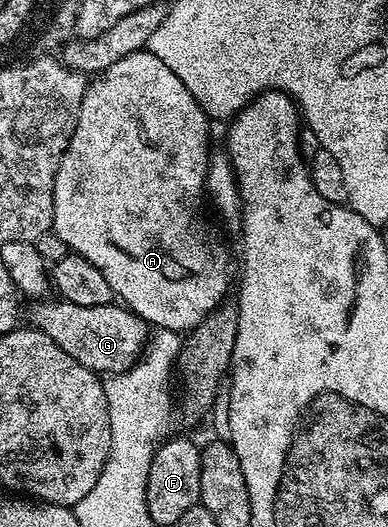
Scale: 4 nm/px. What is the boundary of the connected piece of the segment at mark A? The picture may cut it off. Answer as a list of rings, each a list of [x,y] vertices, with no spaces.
[[[141,50],[114,62],[114,66],[107,68],[105,72],[99,73],[96,80],[87,85],[84,89],[84,97],[78,110],[76,129],[72,131],[70,142],[58,162],[58,170],[52,187],[52,227],[51,231],[56,234],[62,242],[75,255],[86,258],[98,270],[102,270],[102,278],[110,282],[110,290],[113,297],[123,307],[129,308],[136,316],[144,319],[144,323],[155,326],[157,329],[177,334],[191,333],[204,318],[209,316],[217,306],[225,303],[228,292],[228,283],[233,283],[234,268],[232,272],[232,260],[228,257],[228,248],[212,233],[210,225],[204,221],[200,213],[200,207],[206,204],[206,189],[204,183],[208,177],[208,124],[210,117],[202,110],[202,106],[182,86],[178,74],[166,66],[160,58],[154,58],[154,54],[147,50]]]

